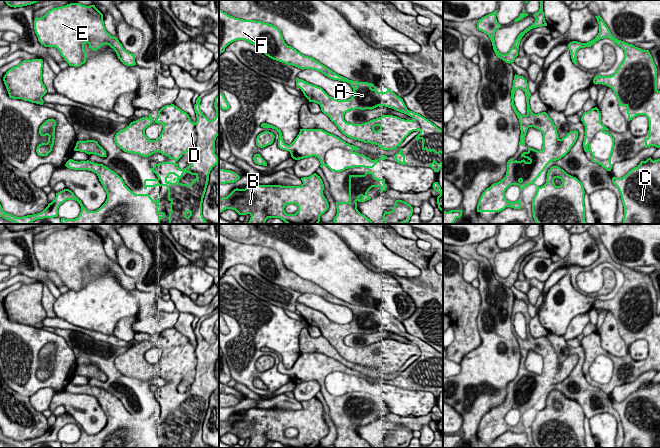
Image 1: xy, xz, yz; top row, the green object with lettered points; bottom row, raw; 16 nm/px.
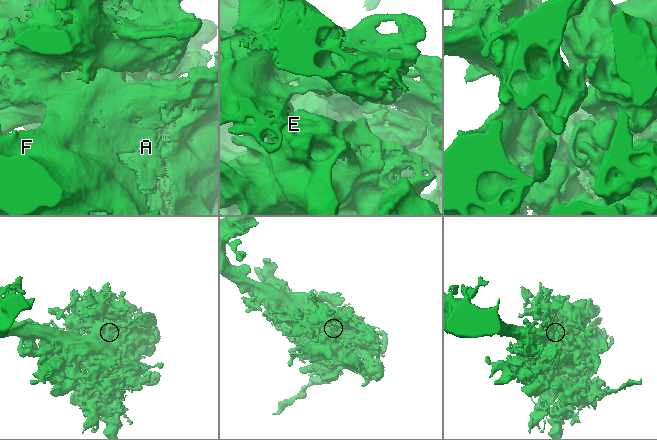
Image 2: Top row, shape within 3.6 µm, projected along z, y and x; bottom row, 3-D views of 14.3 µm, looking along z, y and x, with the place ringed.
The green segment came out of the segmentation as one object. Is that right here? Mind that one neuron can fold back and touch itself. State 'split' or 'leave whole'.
leave whole

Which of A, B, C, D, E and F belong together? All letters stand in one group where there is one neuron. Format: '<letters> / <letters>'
A B C D E F

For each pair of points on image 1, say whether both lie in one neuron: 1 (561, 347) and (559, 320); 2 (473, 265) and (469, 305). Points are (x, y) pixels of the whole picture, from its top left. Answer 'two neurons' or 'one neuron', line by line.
1: two neurons
2: two neurons

